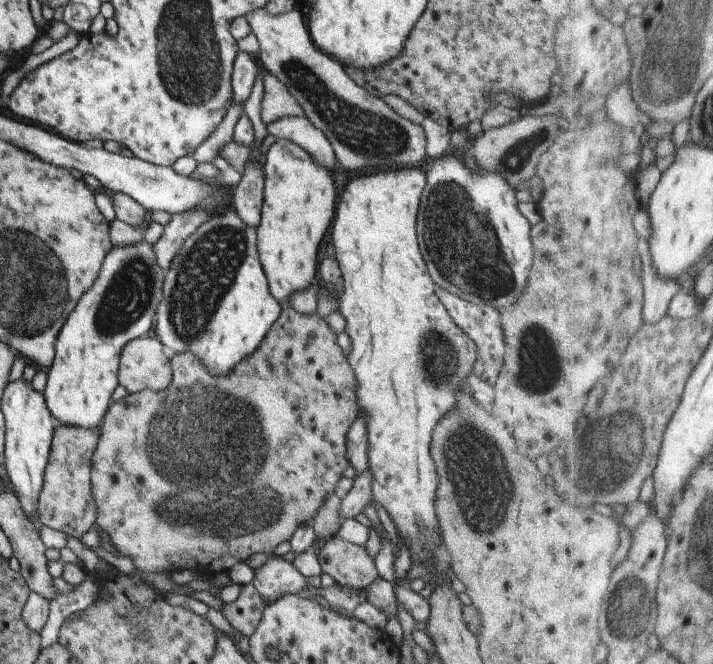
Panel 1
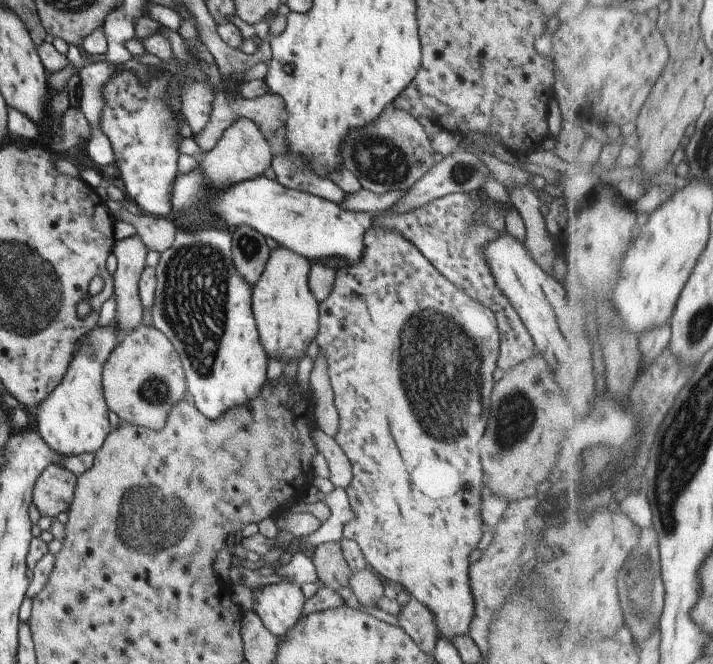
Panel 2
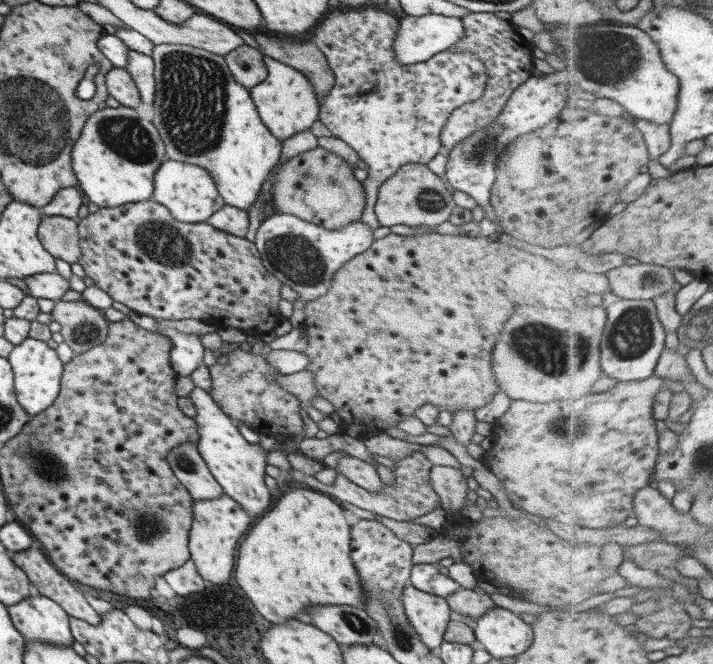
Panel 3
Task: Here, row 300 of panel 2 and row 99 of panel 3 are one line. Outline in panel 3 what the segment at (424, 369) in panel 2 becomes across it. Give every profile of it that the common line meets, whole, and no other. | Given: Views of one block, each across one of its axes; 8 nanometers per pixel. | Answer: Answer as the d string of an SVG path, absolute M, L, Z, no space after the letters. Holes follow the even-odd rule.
M387 7L363 8L363 10L331 9L329 14L313 30L311 42L323 53L328 68L334 76L333 85L322 96L318 105L318 120L331 132L332 136L343 140L352 148L366 167L366 179L362 181L365 204L359 221L371 231L380 226L373 211L377 189L401 165L419 163L425 165L441 151L440 132L452 110L462 104L480 98L485 88L485 66L482 60L467 51L441 51L427 60L399 66L393 50L398 29L398 18Z

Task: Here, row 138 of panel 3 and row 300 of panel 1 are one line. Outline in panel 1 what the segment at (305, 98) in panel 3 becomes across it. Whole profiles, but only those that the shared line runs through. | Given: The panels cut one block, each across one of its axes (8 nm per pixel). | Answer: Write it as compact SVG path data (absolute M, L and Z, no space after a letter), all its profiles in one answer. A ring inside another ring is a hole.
M277 139L265 152L262 164L264 172L264 187L262 190L262 205L260 221L256 226L256 242L259 260L267 279L271 296L281 305L287 304L286 298L295 291L307 288L315 278L315 260L317 246L327 232L333 220L333 178L329 170L321 168L319 163L305 152L300 146L285 139Z

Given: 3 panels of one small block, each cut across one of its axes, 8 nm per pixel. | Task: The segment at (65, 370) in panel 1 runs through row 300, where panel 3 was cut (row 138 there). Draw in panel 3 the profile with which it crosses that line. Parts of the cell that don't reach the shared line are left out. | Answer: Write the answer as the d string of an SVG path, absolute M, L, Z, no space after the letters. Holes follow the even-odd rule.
M119 105L116 108L103 107L95 110L85 119L83 128L71 147L70 155L71 168L83 196L99 208L111 209L114 206L150 198L153 192L153 175L165 152L163 141L153 123L141 119L135 109Z

